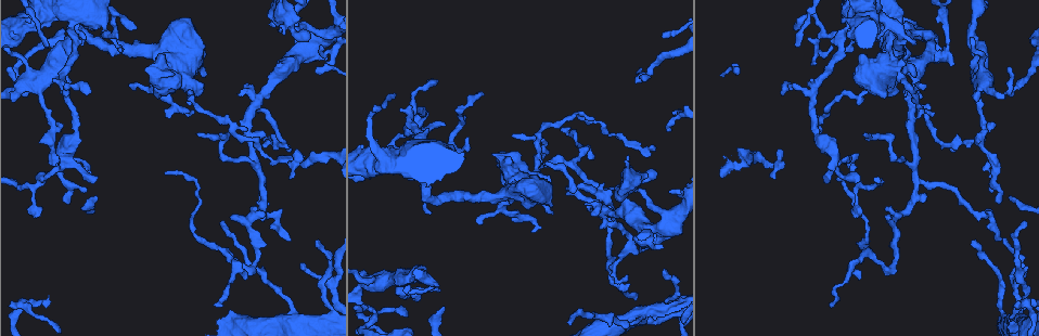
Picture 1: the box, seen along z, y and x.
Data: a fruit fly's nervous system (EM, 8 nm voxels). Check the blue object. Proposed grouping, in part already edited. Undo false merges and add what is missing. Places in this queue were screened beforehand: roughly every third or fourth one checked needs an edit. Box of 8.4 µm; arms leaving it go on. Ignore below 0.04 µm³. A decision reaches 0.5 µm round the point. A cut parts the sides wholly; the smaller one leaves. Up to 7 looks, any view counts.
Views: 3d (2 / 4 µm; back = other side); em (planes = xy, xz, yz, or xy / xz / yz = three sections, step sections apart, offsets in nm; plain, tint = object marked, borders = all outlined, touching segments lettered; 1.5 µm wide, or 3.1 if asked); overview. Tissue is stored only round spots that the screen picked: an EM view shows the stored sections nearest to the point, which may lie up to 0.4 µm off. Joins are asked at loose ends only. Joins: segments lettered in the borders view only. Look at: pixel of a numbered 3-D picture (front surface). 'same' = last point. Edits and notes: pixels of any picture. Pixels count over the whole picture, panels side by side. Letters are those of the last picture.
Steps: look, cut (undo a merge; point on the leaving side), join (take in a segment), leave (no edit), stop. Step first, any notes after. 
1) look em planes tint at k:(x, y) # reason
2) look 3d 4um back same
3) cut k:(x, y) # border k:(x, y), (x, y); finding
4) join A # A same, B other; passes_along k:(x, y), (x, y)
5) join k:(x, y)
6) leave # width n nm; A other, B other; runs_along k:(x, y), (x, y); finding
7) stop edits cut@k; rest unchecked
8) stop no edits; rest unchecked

look em xy step 8 borders at 1:(68, 43) # sudden change in width

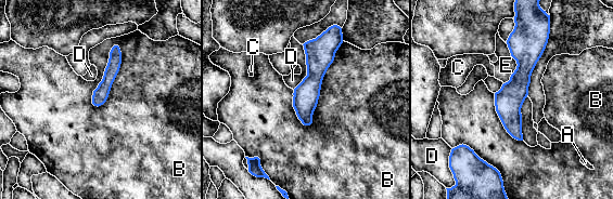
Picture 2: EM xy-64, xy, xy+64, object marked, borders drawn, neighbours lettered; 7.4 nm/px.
look em planes borders same

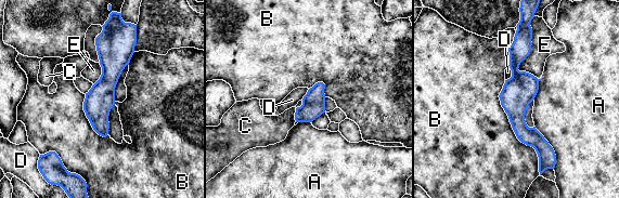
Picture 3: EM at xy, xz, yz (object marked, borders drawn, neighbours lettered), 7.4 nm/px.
leave # A other, B other, C other, D other, E other; runs_along 3:(523, 36), (516, 118), (542, 160); continuous, no second neuron

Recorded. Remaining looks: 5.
look em planes tint at 1:(854, 217) # thin end

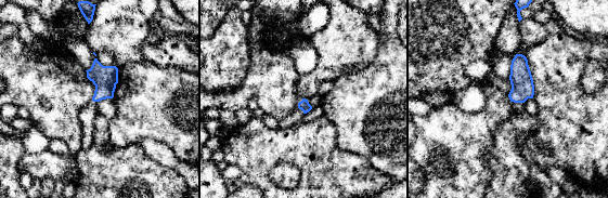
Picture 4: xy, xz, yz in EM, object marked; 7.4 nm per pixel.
look em planes borders same

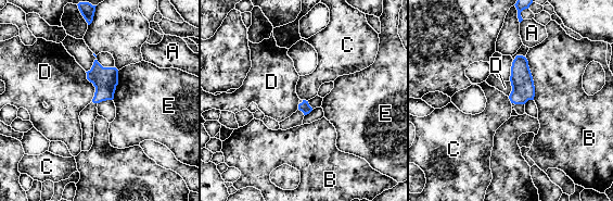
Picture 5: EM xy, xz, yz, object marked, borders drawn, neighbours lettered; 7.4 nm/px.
leave # A other, B other, C other, D other, E other; border 5:(508, 97), (511, 103); no lettered segment goes on from it

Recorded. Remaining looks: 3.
look em xy step 8 borders at 1:(831, 304) # tapers out

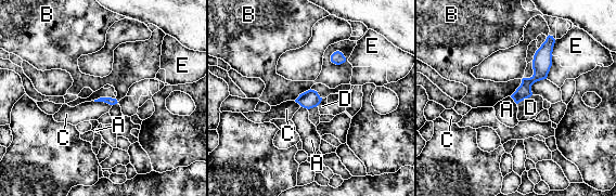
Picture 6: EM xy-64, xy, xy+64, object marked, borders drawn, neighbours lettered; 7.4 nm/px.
leave # longest_contact B 300 nm; A other, B other, C other, D other, E other; no lettered segment goes on from it

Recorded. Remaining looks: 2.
stop no edits; rest unchecked

